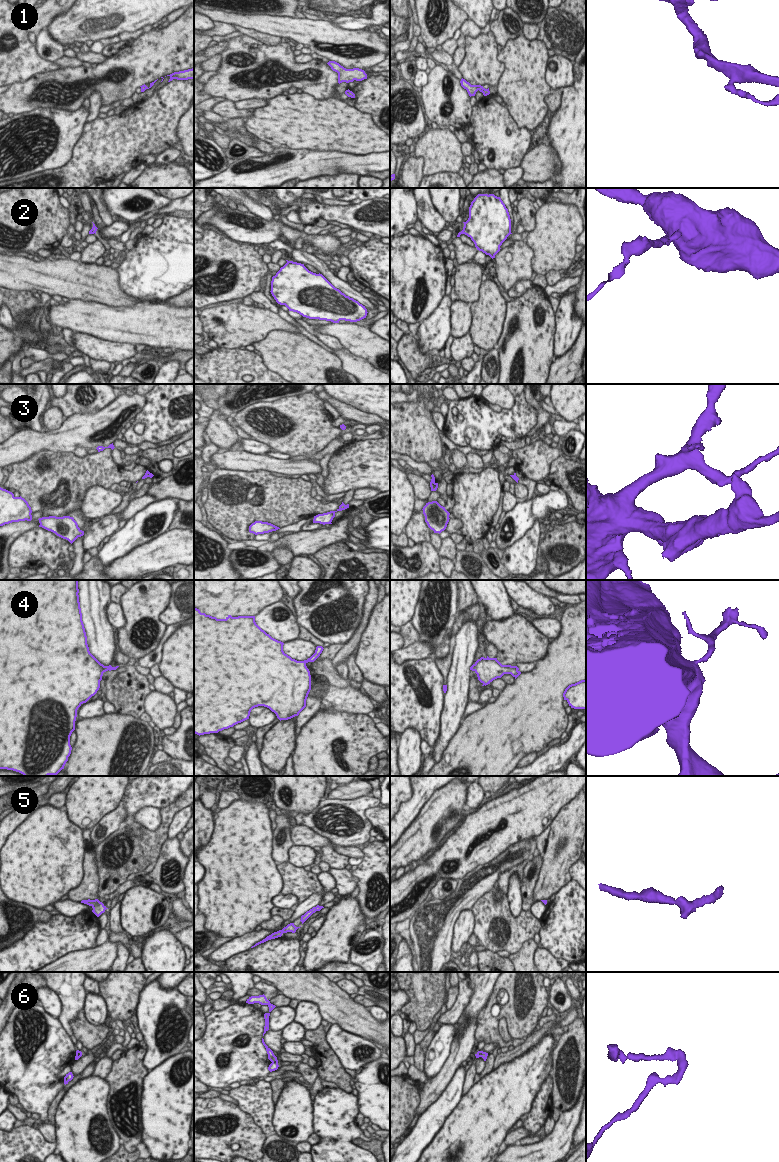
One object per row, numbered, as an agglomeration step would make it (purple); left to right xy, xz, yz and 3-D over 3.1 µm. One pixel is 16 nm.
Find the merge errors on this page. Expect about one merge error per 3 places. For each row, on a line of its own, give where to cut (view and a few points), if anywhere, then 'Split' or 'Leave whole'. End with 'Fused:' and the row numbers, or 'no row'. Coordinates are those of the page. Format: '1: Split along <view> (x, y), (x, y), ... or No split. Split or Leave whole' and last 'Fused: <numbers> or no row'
1: No split. Leave whole
2: No split. Leave whole
3: No split. Leave whole
4: No split. Leave whole
5: No split. Leave whole
6: Split along xz (272, 1061), (277, 1063). Split
Fused: 6

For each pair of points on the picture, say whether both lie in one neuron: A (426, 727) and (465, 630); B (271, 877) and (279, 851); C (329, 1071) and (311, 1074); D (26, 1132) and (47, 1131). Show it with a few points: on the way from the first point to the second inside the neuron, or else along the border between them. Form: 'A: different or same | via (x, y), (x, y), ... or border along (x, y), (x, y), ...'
A: different | border along (444, 694), (444, 705), (440, 717)
B: different | border along (271, 839), (271, 857), (276, 862)
C: different | border along (315, 1067), (318, 1075)
D: different | border along (32, 1125), (39, 1130), (46, 1140), (53, 1143)

